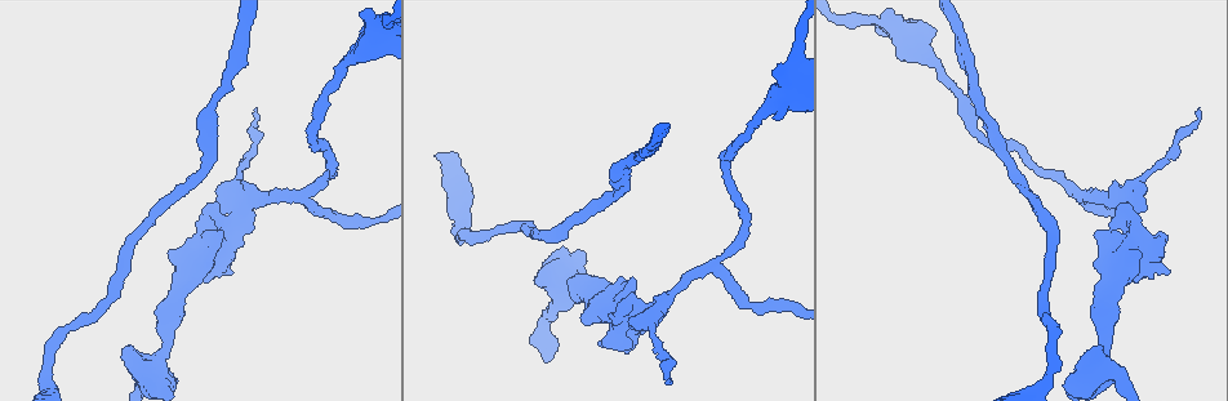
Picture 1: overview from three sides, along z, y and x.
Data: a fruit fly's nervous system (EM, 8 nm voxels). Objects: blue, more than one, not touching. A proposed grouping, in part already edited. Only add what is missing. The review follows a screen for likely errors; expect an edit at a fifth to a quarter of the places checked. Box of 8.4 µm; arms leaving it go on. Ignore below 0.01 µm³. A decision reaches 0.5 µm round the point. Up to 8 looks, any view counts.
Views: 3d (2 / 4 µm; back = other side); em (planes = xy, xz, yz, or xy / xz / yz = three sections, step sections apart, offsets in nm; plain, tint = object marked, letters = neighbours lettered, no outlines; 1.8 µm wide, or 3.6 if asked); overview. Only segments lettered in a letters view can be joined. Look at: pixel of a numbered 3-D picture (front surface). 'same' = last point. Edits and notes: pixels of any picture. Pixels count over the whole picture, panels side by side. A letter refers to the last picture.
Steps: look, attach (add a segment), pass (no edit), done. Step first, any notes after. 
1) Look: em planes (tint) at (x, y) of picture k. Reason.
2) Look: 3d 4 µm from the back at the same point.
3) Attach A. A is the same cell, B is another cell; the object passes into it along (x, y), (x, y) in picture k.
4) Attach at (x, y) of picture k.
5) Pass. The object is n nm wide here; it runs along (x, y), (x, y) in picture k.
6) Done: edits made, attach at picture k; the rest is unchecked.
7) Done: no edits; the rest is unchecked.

Look: em yz step 4 (tint) at (627, 353) of picture 1. Thick end.

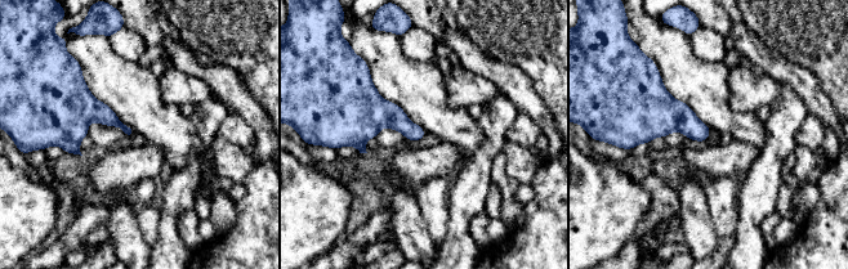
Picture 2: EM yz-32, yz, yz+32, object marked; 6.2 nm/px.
Look: em planes (letters) at the same point. Another direction.

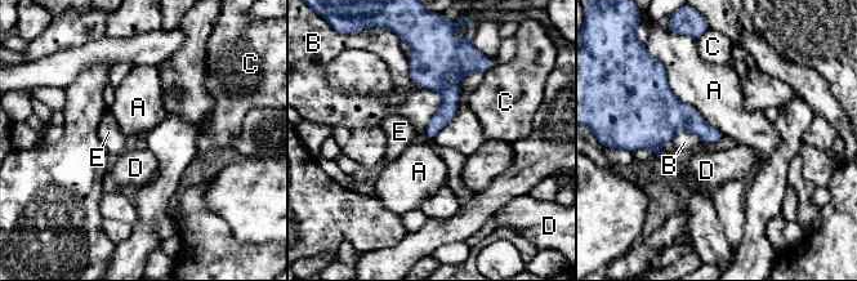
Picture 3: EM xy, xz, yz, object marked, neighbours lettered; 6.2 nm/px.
Pass. A, B, C, D and E are other cells; a border runs along (663, 68), (673, 94), (722, 135) in picture 3; no lettered segment goes on from it.

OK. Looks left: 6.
Look: em planes (letters) at (714, 264) of picture 1. Three-way junction.

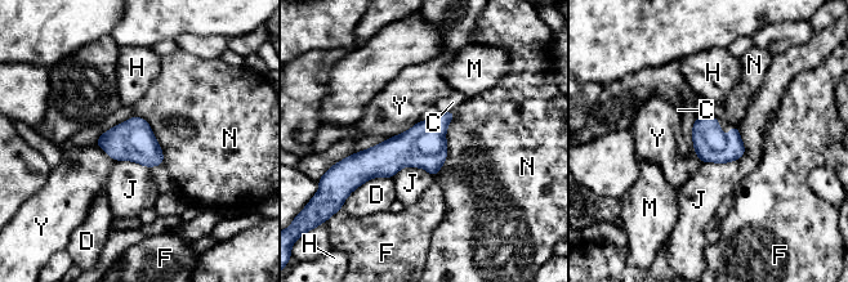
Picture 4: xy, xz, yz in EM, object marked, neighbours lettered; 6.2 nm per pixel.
Pass. The object is 220 nm wide here; C, D, F, H, J, M, N and Y are other cells; none of them fits.

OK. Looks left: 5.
Look: 3d 2 µm at (1155, 168) of picture 1. Thick turns thin.

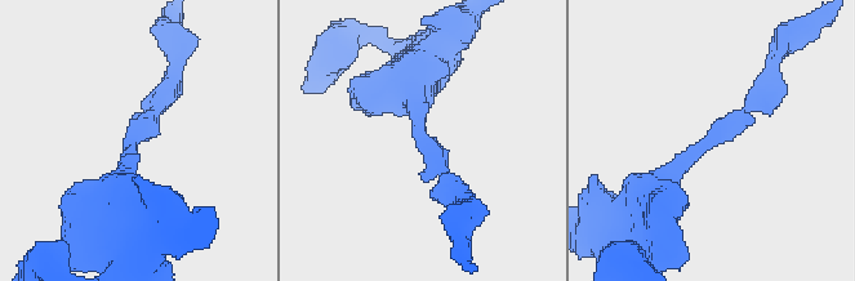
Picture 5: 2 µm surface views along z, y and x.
Look: em yz step 4 (letters) at (418, 134) of picture 5.

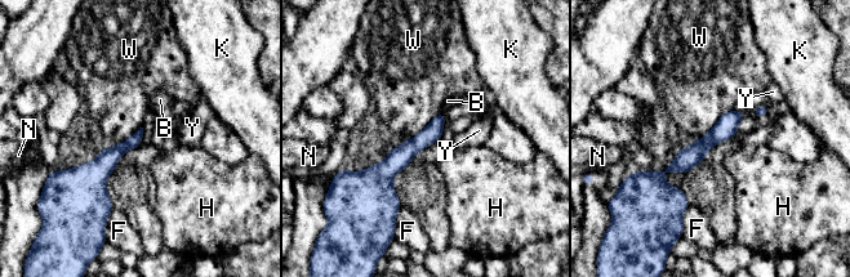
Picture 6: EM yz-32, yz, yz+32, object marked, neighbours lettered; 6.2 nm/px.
Look: em planes (letters) at the same point.

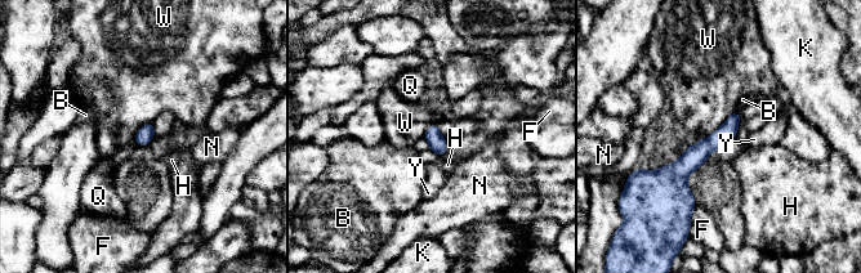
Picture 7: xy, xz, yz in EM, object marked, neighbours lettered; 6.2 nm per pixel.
Pass. B, F, H, K, N, Q, W and Y are other cells; none of them fits.

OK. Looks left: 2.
Look: em planes (tint) at (538, 279) of picture 1. Free end.

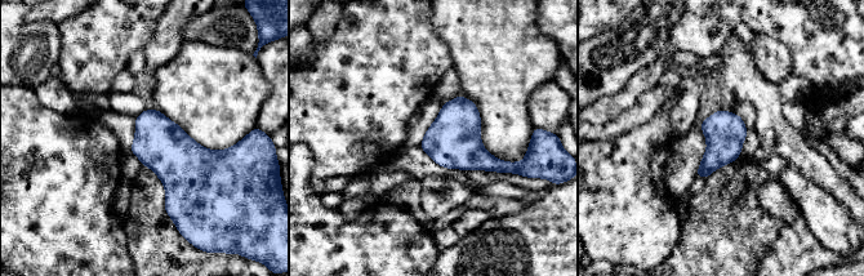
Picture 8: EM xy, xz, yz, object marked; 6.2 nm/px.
Look: em planes (letters) at the same point.

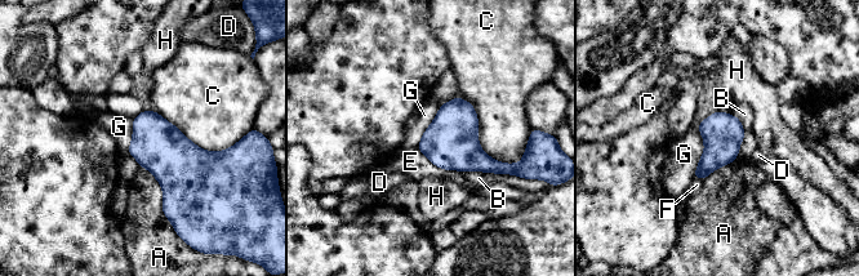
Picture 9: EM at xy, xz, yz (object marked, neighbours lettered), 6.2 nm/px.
Pass. A, B, C, D, E, F, G and H are other cells; a border runs along (698, 125), (703, 154), (693, 178) in picture 9; no lettered segment goes on from it.

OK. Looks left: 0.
Done: no edits; the rest is unchecked.

